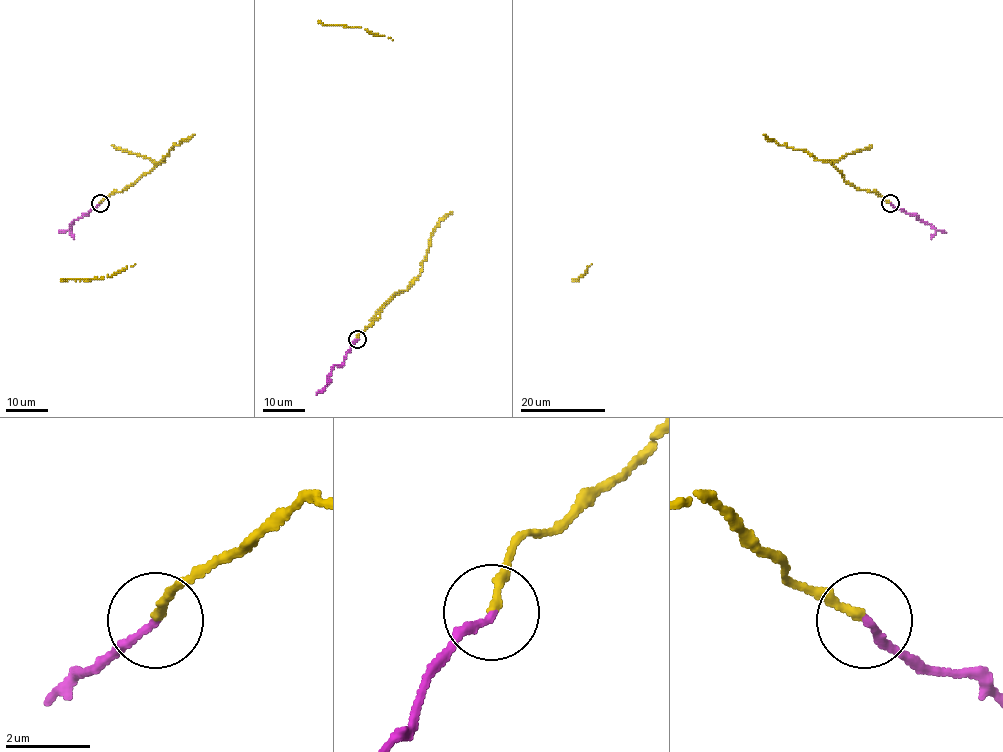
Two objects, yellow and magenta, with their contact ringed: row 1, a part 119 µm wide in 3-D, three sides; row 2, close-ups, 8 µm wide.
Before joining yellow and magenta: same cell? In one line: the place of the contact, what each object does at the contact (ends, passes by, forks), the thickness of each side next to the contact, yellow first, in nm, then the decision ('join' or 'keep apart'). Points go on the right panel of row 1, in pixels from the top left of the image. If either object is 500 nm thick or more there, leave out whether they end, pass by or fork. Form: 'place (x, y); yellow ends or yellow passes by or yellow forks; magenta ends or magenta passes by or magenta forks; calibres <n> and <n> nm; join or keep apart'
place (890, 203); yellow ends; magenta ends; calibres 200 and 180 nm; join

